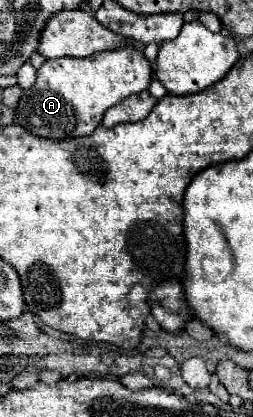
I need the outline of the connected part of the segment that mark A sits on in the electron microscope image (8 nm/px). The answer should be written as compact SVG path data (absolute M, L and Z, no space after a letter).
M126 39L120 49L102 51L100 55L92 57L60 57L60 59L48 59L36 73L34 91L24 91L16 105L16 123L24 125L30 133L46 139L70 139L70 137L82 137L90 135L102 121L102 115L108 107L120 103L128 95L140 93L148 89L152 81L152 65L148 57L144 55L144 47L140 43L134 43L132 39Z

